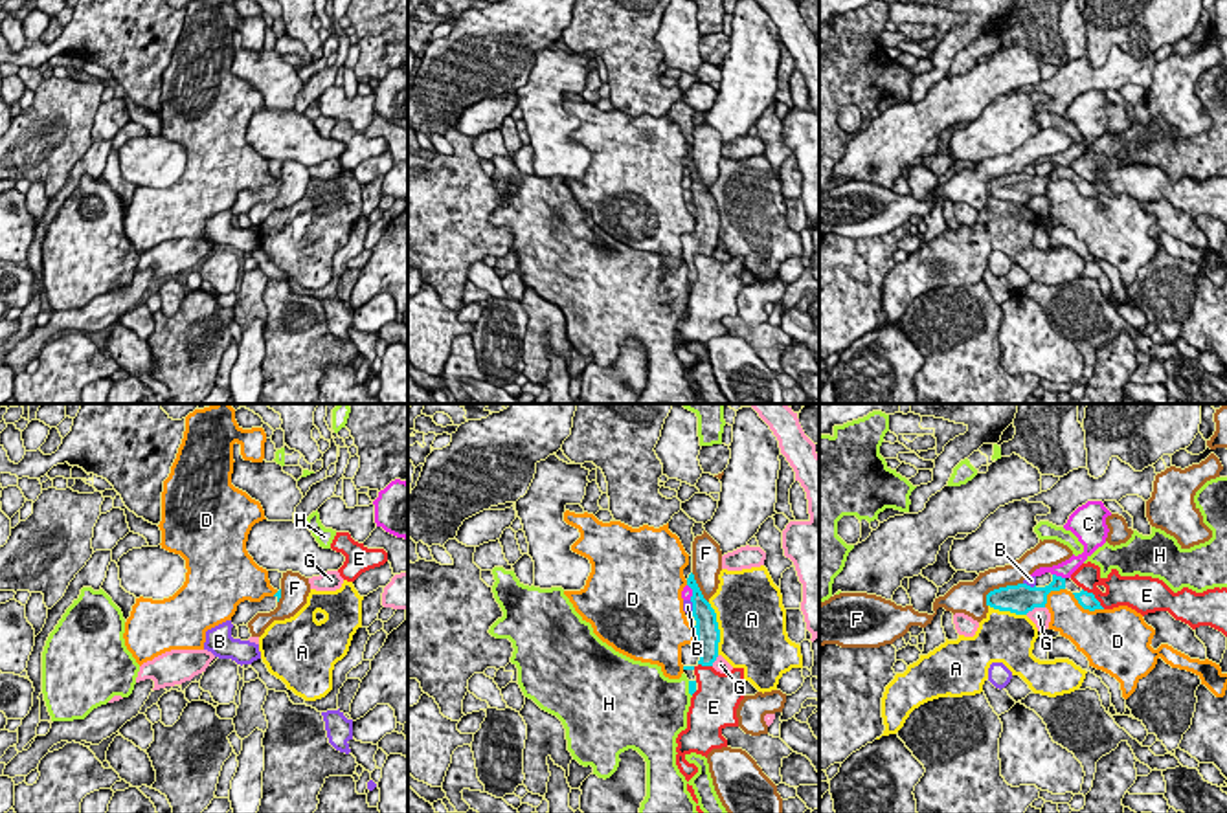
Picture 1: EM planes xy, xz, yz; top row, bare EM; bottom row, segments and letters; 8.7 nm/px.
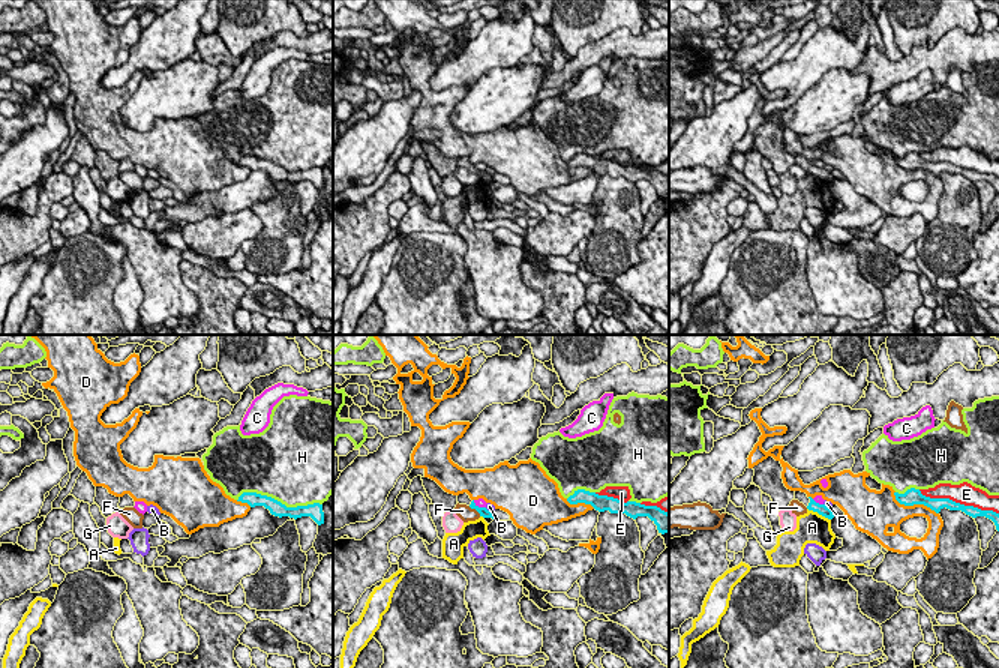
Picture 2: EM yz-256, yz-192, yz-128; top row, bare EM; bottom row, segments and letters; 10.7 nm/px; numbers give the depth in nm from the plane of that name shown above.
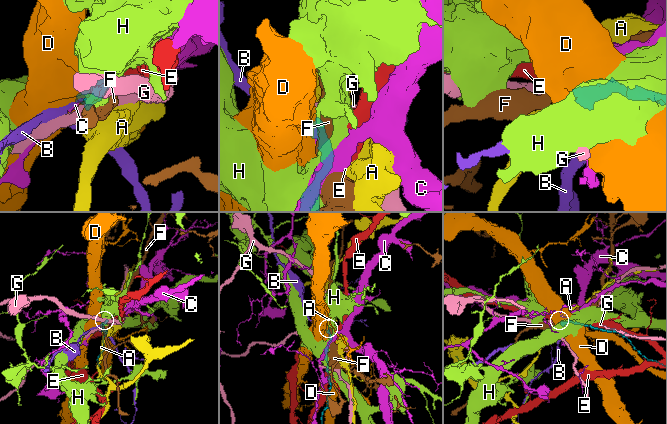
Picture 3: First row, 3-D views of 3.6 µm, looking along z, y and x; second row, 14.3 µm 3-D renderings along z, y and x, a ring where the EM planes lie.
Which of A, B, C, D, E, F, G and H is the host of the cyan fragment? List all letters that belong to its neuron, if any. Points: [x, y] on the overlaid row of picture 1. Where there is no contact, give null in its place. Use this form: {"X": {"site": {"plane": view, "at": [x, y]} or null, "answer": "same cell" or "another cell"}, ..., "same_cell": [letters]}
{"A": {"site": {"plane": "xz", "at": [717, 628]}, "answer": "another cell"}, "B": {"site": {"plane": "xz", "at": [693, 606]}, "answer": "another cell"}, "C": {"site": {"plane": "yz", "at": [1058, 577]}, "answer": "another cell"}, "D": {"site": {"plane": "yz", "at": [1086, 608]}, "answer": "another cell"}, "E": {"site": {"plane": "yz", "at": [1093, 597]}, "answer": "another cell"}, "F": {"site": {"plane": "yz", "at": [1000, 588]}, "answer": "another cell"}, "G": {"site": {"plane": "yz", "at": [1035, 606]}, "answer": "another cell"}, "H": {"site": {"plane": "xz", "at": [689, 689]}, "answer": "another cell"}, "same_cell": []}

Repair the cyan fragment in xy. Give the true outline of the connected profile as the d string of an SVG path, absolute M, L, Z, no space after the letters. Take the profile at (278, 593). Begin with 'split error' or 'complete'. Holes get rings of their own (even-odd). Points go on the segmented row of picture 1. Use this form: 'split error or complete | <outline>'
split error | M281 589L274 596L265 596L261 602L250 602L244 600L237 606L235 615L231 617L233 626L248 626L248 622L257 615L257 613L270 613L277 607L277 602L281 598Z

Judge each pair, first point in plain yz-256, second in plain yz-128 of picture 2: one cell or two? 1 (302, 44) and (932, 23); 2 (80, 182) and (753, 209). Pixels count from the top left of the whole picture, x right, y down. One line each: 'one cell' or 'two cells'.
1: two cells
2: two cells

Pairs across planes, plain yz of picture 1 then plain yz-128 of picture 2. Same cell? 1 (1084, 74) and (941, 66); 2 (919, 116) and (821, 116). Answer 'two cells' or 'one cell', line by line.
1: one cell
2: two cells

